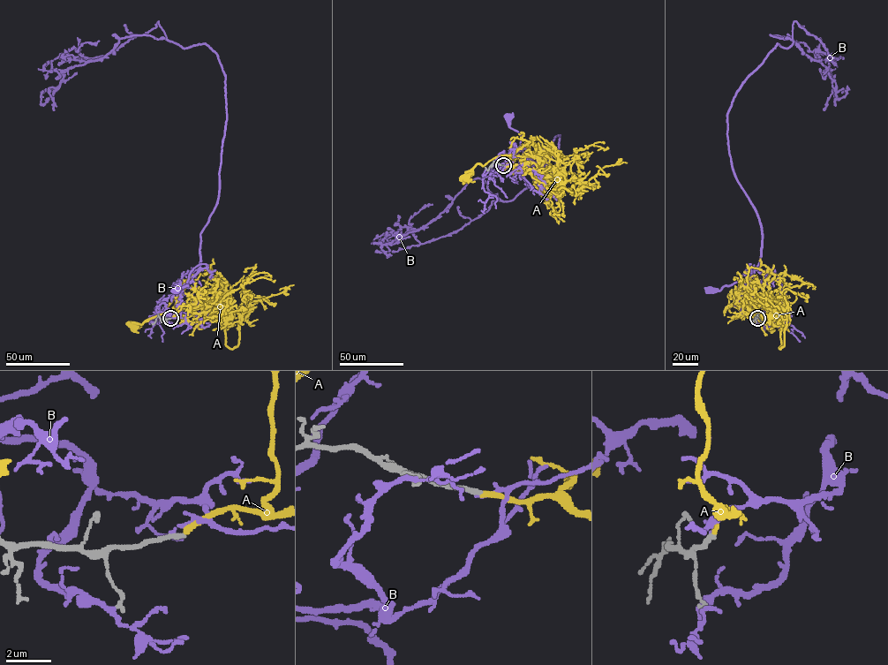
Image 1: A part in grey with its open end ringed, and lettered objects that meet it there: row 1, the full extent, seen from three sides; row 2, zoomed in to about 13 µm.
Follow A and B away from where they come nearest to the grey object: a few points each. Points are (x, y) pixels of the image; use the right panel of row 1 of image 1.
A: (757, 318), (761, 317), (754, 311), (753, 299), (747, 311), (757, 319), (757, 324), (769, 325)
B: (756, 318), (763, 315), (763, 300), (748, 289), (754, 268), (750, 264), (736, 282), (709, 290)

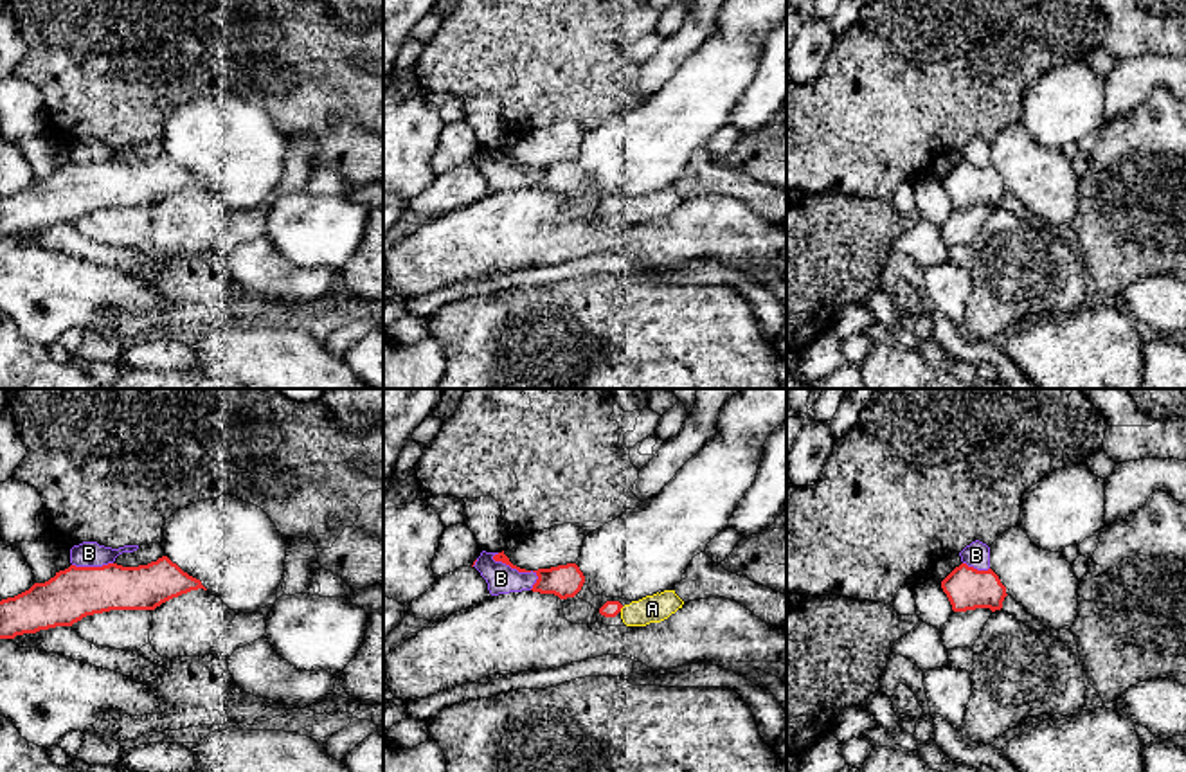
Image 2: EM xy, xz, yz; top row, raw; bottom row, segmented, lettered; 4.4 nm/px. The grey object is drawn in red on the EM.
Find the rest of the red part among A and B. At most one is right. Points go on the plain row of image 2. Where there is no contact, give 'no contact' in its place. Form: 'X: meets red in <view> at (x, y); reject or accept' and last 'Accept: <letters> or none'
A: meets red in xz at (621, 204); accept
B: meets red in xz at (517, 166); reject
Accept: A

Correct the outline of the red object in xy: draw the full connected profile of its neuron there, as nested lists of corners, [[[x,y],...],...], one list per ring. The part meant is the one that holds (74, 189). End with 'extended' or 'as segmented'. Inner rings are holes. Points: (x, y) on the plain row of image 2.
[[[167,153],[148,162],[76,164],[0,198],[0,236],[14,236],[110,207],[155,207],[162,200],[203,185]]]; as segmented

